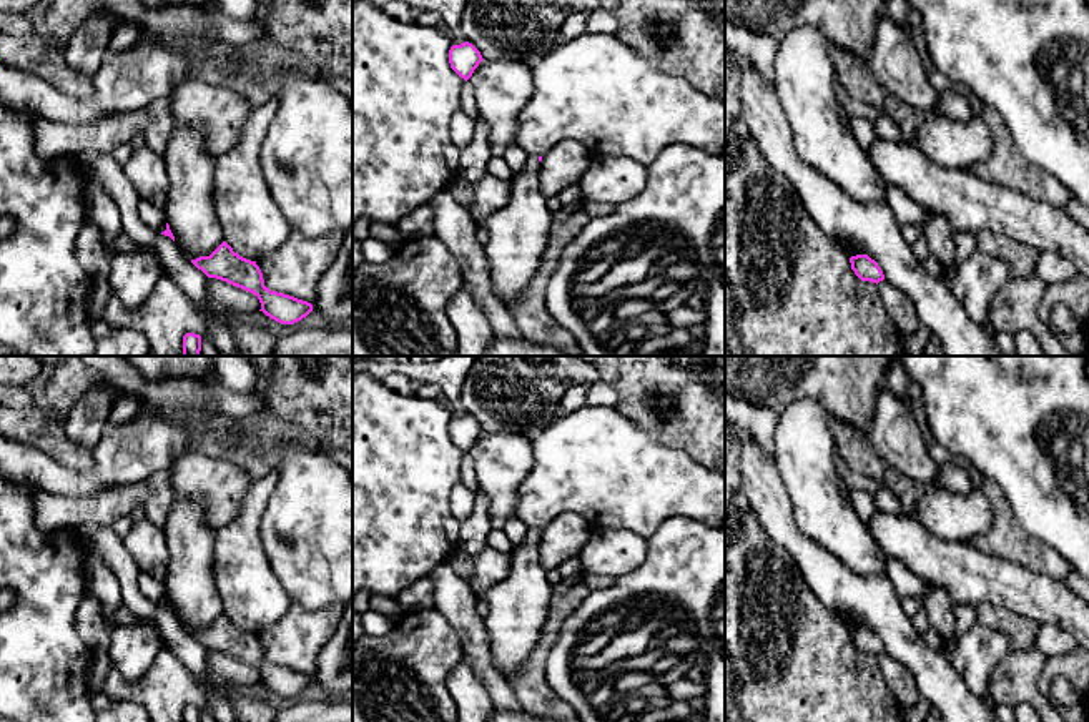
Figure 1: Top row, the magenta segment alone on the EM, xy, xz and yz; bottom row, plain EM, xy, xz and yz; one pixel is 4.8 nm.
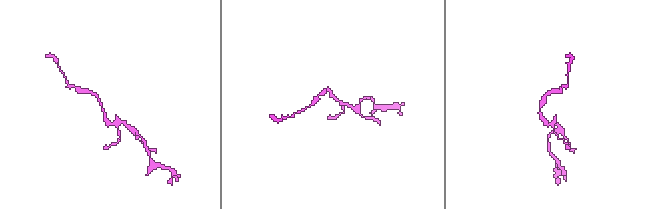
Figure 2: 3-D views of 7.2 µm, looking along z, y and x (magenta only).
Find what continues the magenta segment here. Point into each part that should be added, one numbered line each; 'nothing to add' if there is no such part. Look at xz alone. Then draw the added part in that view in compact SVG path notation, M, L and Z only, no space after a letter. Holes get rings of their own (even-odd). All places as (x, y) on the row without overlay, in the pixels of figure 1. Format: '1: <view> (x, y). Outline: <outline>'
1: xz (517, 606). Outline: M529 527L525 541L510 551L510 574L477 592L489 607L484 624L492 660L505 679L529 660L547 619L552 586L539 559L539 541L539 529Z

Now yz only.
nothing to add

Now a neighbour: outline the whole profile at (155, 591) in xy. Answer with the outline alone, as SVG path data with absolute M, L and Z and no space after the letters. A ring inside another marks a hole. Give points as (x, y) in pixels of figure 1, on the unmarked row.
M140 571L136 584L143 596L151 601L155 606L163 606L166 602L166 586L161 581L156 581L153 576L150 576L145 571Z

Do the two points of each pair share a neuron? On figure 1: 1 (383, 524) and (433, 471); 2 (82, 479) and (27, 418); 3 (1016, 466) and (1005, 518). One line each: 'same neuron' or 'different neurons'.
1: same neuron
2: different neurons
3: different neurons

